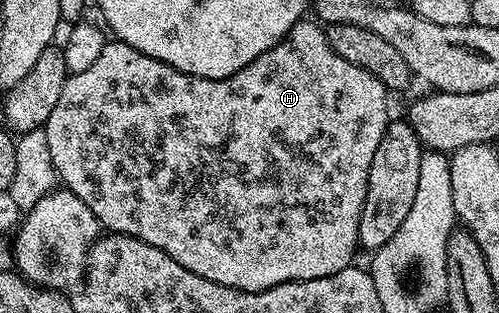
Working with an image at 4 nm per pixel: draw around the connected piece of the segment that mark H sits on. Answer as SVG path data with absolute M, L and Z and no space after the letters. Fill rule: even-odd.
M309 21L298 23L282 40L276 45L272 45L272 49L268 49L268 53L260 53L260 57L256 57L256 61L244 65L244 69L240 69L240 73L232 73L232 77L224 77L223 79L205 79L188 73L180 73L176 69L172 69L172 65L132 49L132 45L121 41L106 42L100 57L96 57L96 62L90 68L67 74L66 84L60 93L58 104L53 107L52 117L48 117L46 122L45 131L48 137L49 152L52 153L52 165L55 166L55 173L60 180L61 186L76 197L80 197L80 201L84 201L84 205L88 205L88 209L92 209L92 213L96 213L98 222L102 224L107 232L136 237L140 241L144 241L148 245L168 253L168 257L172 257L172 261L184 265L184 269L196 273L208 281L216 281L216 285L224 285L237 291L267 291L268 288L275 287L281 283L295 283L305 279L332 277L332 273L340 273L346 267L351 266L355 262L354 254L360 251L358 242L360 213L366 204L368 173L372 165L372 157L376 157L376 148L379 147L380 141L384 137L386 125L391 122L392 114L390 115L390 103L386 100L388 92L385 85L372 73L360 69L360 65L352 65L352 61L344 61L344 57L340 57L328 45L325 30L317 22L314 23L309 23Z

